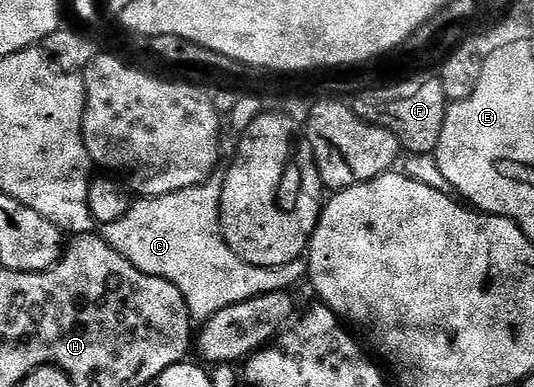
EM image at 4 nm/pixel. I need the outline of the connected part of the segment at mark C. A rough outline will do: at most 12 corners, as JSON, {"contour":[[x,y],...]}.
{"contour":[[221,183],[137,198],[99,230],[189,316],[289,290],[304,257],[247,264],[221,231]]}

